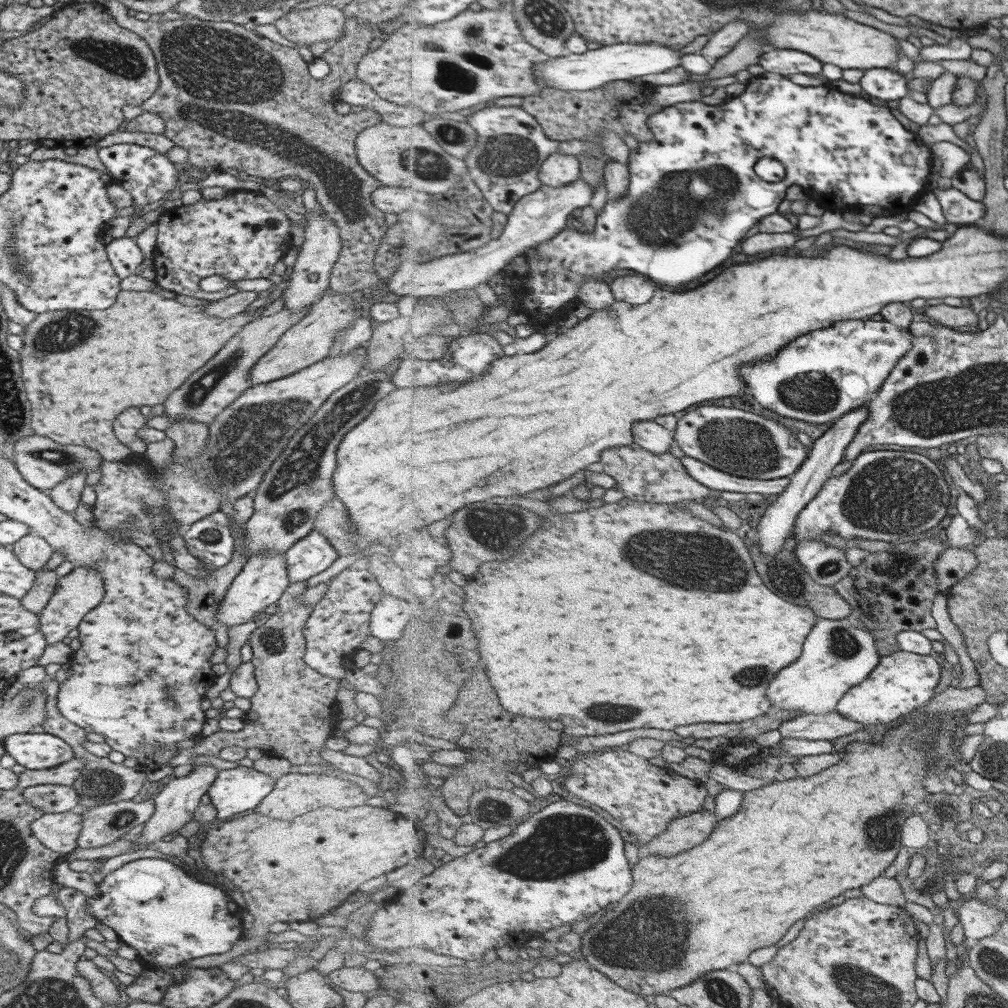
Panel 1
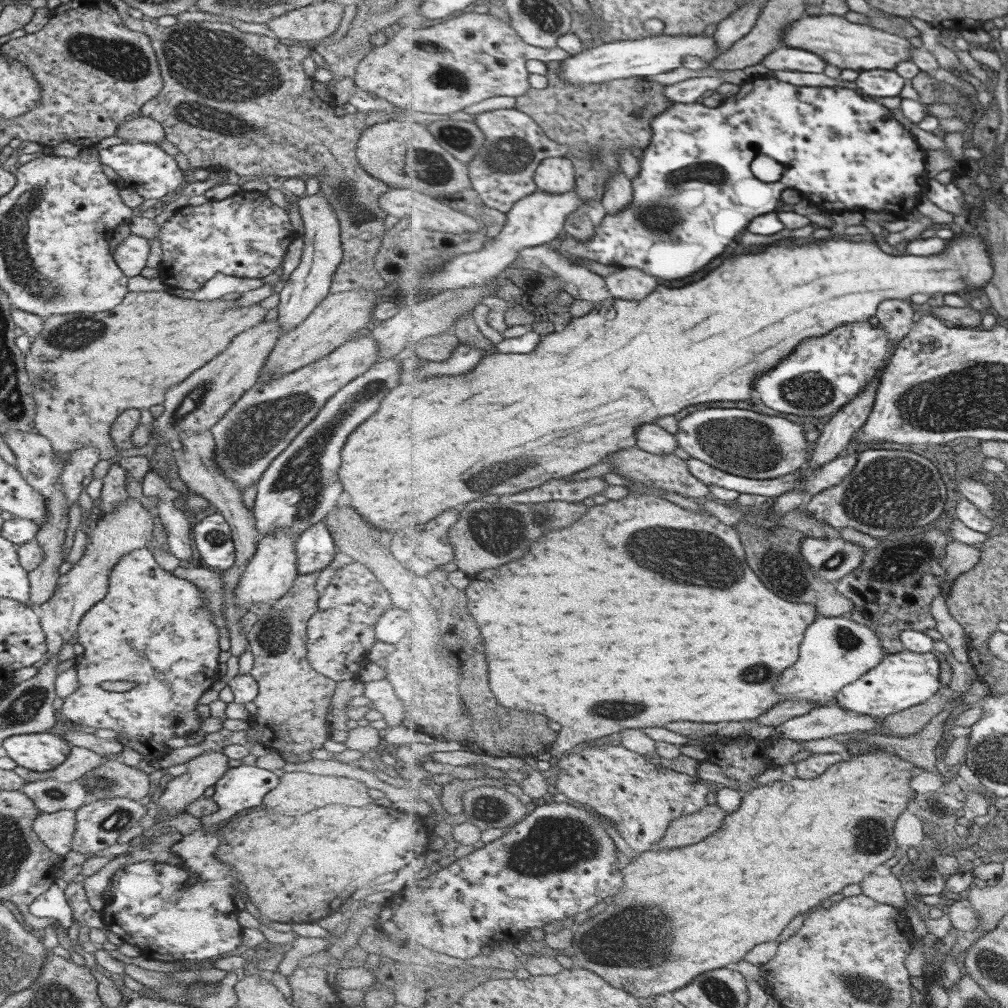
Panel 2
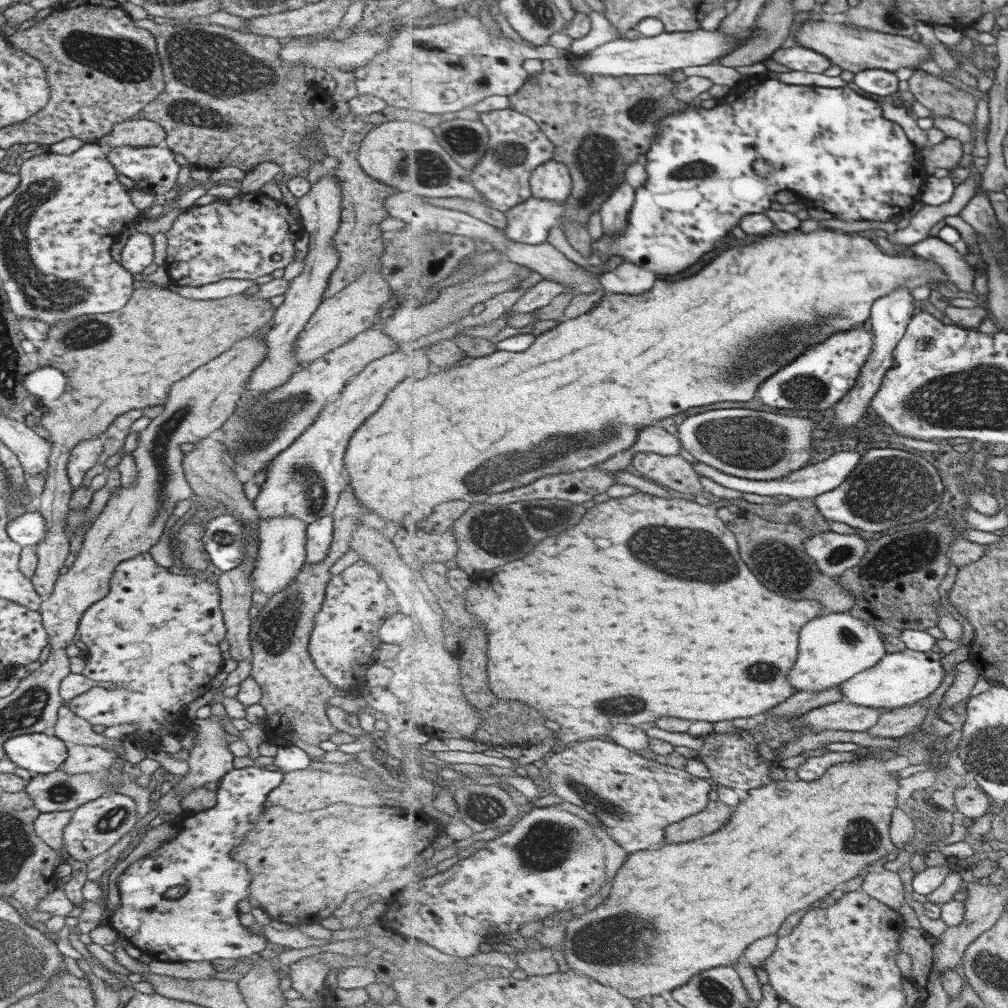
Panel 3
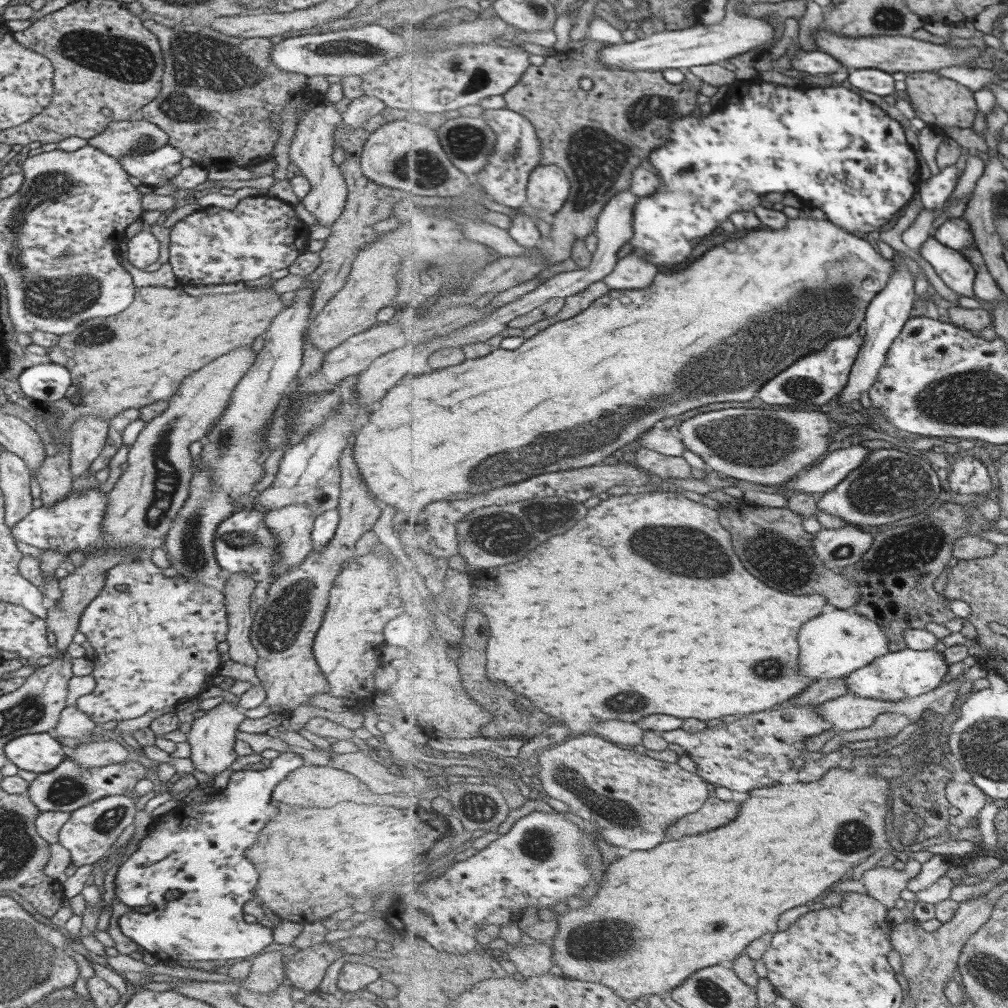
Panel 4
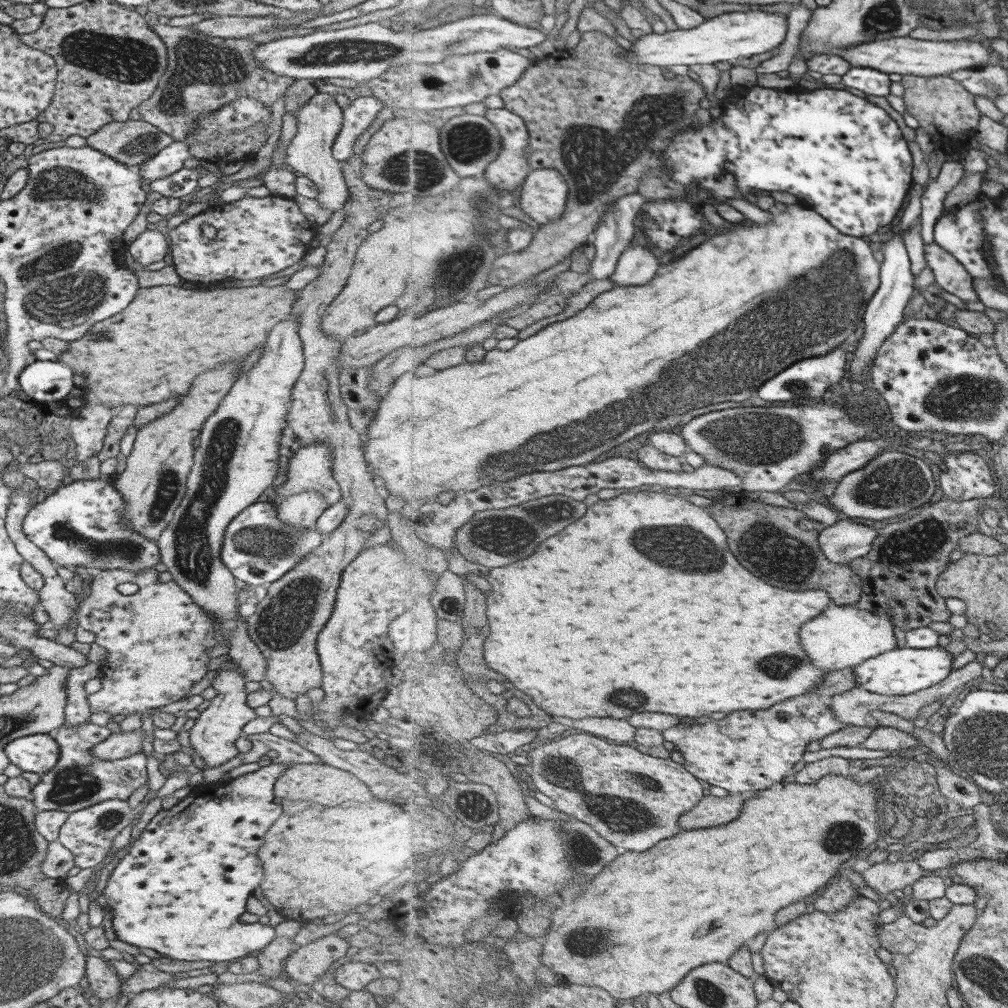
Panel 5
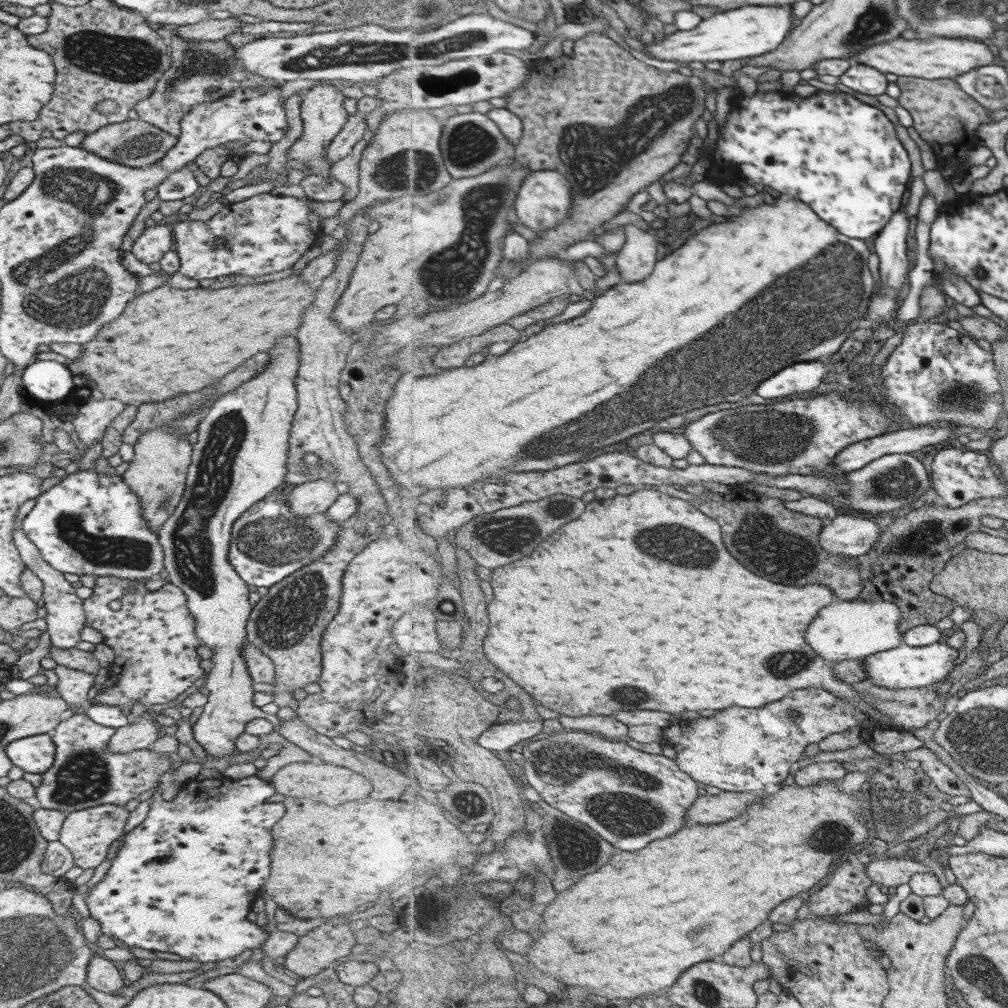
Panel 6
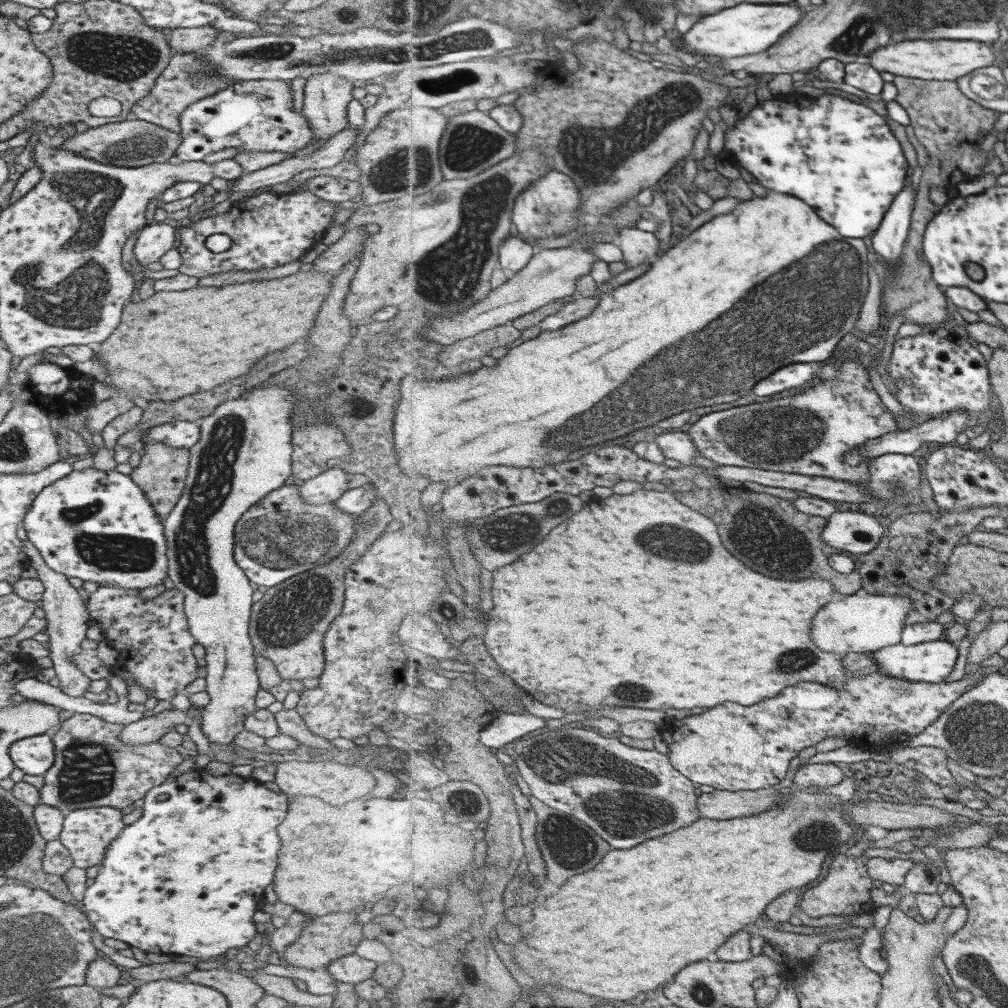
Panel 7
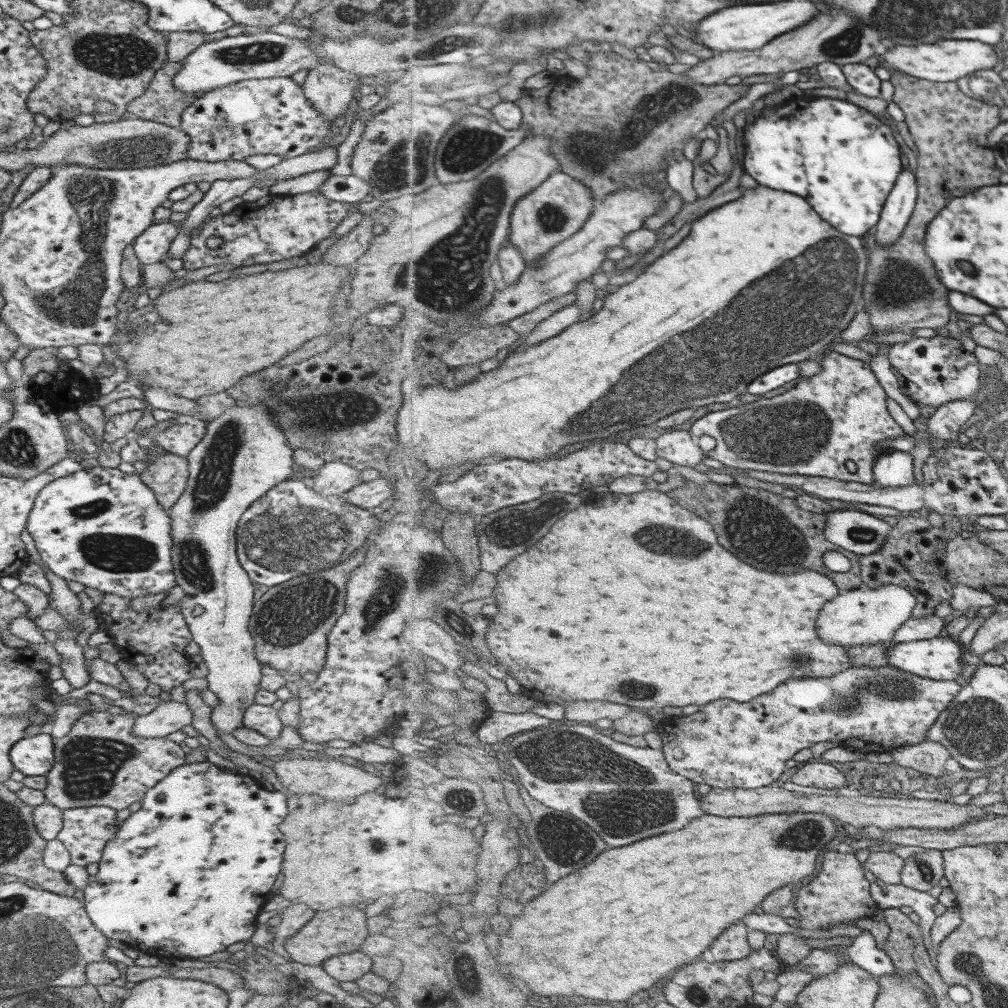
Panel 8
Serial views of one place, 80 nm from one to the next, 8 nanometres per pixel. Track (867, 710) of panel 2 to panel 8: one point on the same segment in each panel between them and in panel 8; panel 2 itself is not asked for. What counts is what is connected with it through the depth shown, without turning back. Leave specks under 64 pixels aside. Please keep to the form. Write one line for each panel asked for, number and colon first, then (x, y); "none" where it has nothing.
3: (901, 679)
4: (901, 674)
5: (905, 671)
6: (906, 666)
7: (933, 662)
8: (941, 658)

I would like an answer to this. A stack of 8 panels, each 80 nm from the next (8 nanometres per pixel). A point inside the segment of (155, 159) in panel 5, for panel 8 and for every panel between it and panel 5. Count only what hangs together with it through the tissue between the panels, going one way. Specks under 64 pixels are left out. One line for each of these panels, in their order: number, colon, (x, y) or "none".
6: (247, 114)
7: (256, 115)
8: (258, 116)

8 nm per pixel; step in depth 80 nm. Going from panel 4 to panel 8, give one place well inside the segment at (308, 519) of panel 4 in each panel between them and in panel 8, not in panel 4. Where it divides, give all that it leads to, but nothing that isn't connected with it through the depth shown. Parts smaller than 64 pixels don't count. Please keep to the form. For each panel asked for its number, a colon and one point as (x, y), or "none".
5: (301, 511)
6: (313, 497)
7: (327, 487)
8: (335, 478)

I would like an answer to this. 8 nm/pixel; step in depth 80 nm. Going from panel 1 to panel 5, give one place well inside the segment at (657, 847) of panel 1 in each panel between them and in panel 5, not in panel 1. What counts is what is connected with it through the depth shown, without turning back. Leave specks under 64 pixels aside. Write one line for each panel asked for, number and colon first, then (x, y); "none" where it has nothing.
2: (691, 829)
3: (718, 814)
4: (716, 813)
5: (714, 811)

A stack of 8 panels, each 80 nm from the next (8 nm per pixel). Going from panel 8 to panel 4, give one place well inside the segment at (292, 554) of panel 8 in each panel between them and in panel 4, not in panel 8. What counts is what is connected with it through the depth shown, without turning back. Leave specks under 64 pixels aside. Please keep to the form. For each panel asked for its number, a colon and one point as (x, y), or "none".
4: (243, 543)
5: (257, 548)
6: (269, 543)
7: (280, 536)

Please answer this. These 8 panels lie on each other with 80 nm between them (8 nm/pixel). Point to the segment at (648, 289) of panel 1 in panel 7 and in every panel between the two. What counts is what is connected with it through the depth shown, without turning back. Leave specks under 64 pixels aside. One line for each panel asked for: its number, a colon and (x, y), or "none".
2: (630, 283)
3: (630, 278)
4: (633, 272)
5: (639, 265)
6: (637, 261)
7: (639, 246)

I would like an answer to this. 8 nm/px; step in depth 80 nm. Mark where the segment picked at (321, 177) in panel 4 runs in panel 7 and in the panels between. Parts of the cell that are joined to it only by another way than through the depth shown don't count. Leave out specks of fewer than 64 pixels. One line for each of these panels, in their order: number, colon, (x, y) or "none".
5: (319, 121)
6: (323, 115)
7: (326, 96)

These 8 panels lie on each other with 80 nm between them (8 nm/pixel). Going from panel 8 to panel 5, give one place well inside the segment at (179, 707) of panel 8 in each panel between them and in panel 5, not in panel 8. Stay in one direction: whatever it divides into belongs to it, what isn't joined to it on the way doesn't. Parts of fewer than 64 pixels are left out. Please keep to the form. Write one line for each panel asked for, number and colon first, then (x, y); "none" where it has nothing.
5: (119, 745)
6: (142, 735)
7: (146, 730)

